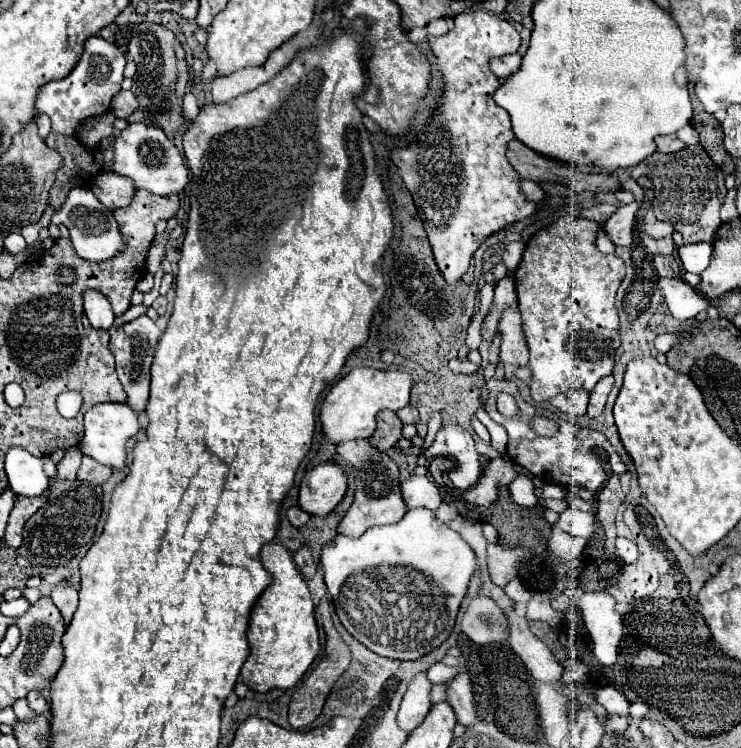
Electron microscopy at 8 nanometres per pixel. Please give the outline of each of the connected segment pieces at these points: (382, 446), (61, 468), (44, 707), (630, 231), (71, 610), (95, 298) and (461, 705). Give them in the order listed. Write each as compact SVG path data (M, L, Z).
M383 410L381 414L377 414L377 430L371 436L371 444L379 450L389 450L397 446L397 442L403 438L401 428L403 424L397 414L393 410Z
M69 448L65 452L65 458L57 464L57 478L63 478L63 480L75 480L75 474L79 470L79 464L81 464L81 450L79 448Z
M29 692L27 694L27 702L29 702L29 706L35 710L35 712L39 712L39 714L45 714L45 712L49 712L51 708L49 708L49 702L43 698L43 694L39 694L39 692Z
M631 202L625 206L619 206L617 212L603 224L609 238L615 242L615 246L632 246L634 242L635 212L639 204Z
M55 586L51 592L51 600L59 608L65 624L69 624L77 610L77 588L75 586Z
M85 290L83 306L85 306L85 314L87 314L87 318L89 318L93 328L109 330L113 326L113 320L115 320L113 308L111 308L109 300L101 292Z
M467 674L455 676L447 684L447 694L449 694L449 704L455 710L455 716L457 716L459 724L469 728L475 722L479 722L475 702L473 702L473 692L471 692L471 680L469 680Z

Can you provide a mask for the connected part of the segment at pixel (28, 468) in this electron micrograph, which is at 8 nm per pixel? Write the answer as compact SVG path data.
M19 446L5 450L5 472L9 478L9 488L17 496L41 496L51 482L45 474L43 458L37 458Z

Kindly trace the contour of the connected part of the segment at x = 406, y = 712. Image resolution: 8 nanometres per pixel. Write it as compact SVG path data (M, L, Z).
M417 674L411 680L411 684L403 696L399 714L397 714L397 724L405 732L415 730L425 720L425 716L429 714L429 710L431 710L431 700L429 700L431 686L433 684L427 680L425 674Z

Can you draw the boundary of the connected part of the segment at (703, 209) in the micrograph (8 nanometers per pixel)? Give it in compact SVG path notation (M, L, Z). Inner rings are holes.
M701 144L687 146L675 154L651 154L645 162L637 164L631 172L633 178L647 176L655 186L653 212L661 222L669 222L685 240L685 244L713 242L715 232L721 226L719 208L725 200L725 174L709 158Z

